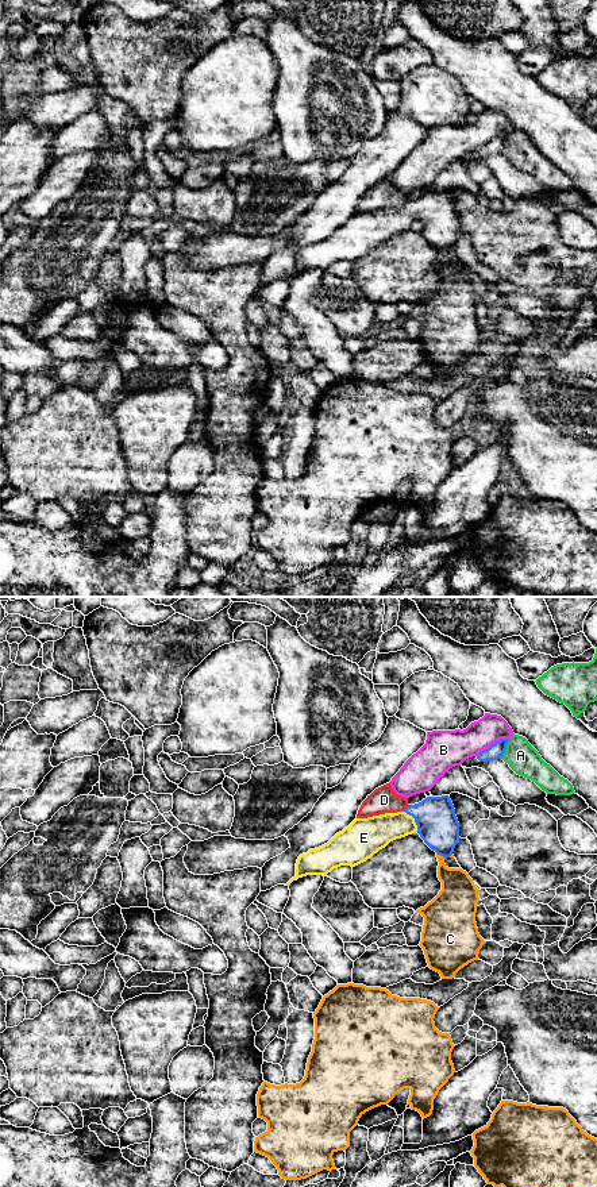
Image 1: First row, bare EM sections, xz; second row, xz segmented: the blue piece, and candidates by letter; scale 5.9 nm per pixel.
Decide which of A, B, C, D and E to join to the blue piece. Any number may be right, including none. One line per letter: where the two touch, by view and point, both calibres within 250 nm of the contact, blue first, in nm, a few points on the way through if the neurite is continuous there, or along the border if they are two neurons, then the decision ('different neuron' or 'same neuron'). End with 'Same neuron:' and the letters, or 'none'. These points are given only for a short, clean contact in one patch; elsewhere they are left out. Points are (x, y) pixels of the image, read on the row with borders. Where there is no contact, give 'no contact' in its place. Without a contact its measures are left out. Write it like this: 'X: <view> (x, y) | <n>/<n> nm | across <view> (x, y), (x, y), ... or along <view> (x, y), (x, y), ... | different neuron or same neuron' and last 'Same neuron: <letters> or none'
A: xz (505, 748) | 100/180 nm | different neuron
B: xz (492, 744) | 100/220 nm | different neuron
C: xz (440, 855) | 240/220 nm | different neuron
D: xz (405, 808) | 240/160 nm | along xz (408, 805), (403, 810) | different neuron
E: xz (415, 820) | 240/200 nm | across xz (438, 825), (432, 820), (415, 820), (391, 825), (376, 832) | same neuron
Same neuron: E

